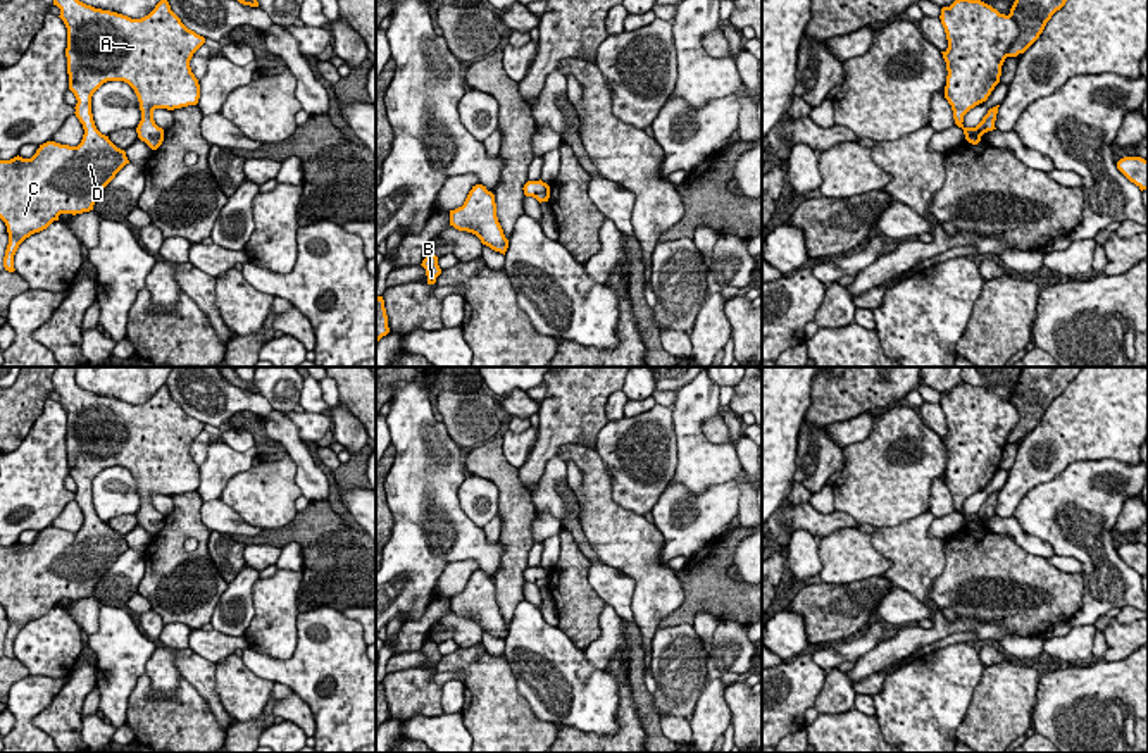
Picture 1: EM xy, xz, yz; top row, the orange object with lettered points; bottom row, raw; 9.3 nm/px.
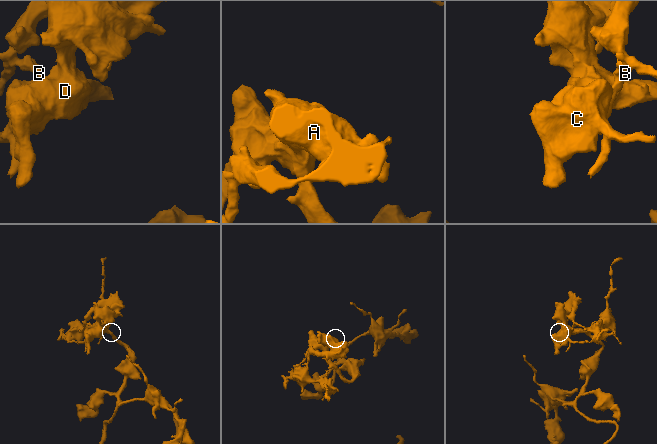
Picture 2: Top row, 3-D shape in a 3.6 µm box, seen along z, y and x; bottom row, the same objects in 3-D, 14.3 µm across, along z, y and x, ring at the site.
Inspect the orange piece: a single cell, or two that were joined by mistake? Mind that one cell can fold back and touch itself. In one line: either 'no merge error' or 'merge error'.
no merge error

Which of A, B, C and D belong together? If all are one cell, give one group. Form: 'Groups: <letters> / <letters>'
Groups: A B C D

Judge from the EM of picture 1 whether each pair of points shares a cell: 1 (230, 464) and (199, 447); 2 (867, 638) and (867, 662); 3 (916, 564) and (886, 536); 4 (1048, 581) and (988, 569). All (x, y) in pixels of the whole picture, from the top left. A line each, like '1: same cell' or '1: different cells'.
1: different cells
2: different cells
3: same cell
4: same cell

